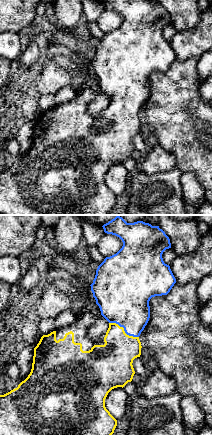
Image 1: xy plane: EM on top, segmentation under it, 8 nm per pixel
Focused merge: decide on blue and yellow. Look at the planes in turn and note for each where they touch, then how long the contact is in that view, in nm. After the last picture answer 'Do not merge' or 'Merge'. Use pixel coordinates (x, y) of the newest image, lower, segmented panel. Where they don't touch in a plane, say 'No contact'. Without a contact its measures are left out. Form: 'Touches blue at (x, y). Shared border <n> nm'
Touches blue at (124, 330). Shared border 260 nm

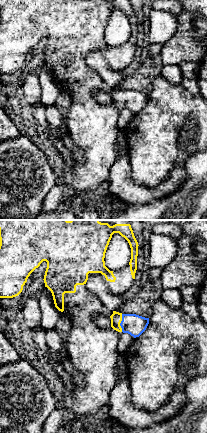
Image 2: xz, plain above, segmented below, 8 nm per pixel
Touches blue at (120, 323). Shared border 140 nm

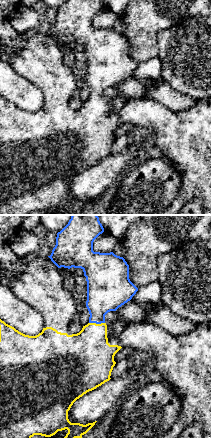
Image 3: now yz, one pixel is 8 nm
Touches blue at (97, 323). Shared border 130 nm

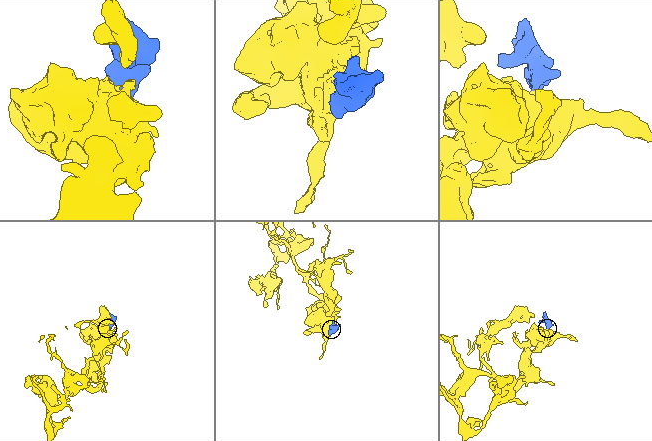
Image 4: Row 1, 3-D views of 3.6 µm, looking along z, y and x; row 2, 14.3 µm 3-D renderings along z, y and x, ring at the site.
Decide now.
Merge

